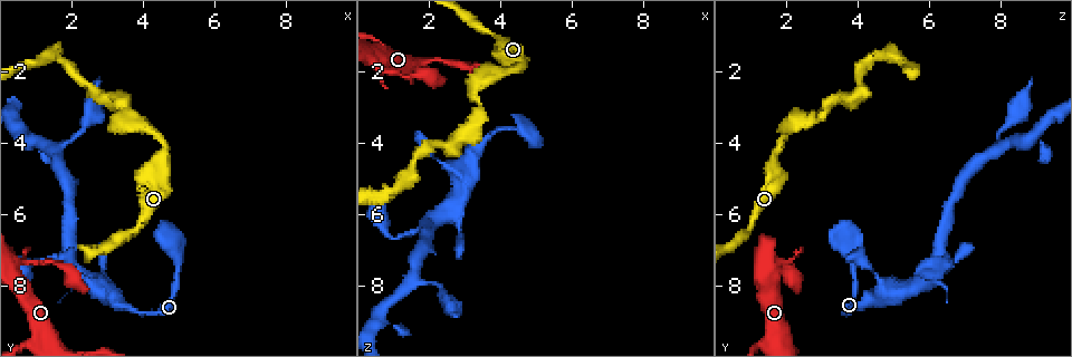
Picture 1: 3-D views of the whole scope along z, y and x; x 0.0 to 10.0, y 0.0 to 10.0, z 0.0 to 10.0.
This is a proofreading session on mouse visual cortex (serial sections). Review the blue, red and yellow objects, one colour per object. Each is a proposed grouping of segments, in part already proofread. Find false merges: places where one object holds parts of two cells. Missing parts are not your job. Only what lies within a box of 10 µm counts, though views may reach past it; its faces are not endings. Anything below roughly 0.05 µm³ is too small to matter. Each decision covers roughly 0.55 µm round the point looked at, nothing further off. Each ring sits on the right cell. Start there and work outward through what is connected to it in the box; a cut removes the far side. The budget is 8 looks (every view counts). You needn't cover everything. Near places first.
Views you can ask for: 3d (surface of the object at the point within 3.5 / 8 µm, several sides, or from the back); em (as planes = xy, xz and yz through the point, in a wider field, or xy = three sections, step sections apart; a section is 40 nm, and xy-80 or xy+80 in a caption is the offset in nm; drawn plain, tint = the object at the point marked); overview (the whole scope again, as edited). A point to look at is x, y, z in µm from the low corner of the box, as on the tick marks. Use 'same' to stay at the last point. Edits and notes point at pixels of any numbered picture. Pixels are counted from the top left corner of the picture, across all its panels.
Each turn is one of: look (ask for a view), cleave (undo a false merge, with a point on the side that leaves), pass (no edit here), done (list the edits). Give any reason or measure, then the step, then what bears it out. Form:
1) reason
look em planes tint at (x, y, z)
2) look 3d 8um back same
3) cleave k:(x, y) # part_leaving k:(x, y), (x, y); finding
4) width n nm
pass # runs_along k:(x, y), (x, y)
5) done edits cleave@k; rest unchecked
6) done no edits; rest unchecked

a fork
look 3d 3.5um at (2.60, 7.95, 5.95)

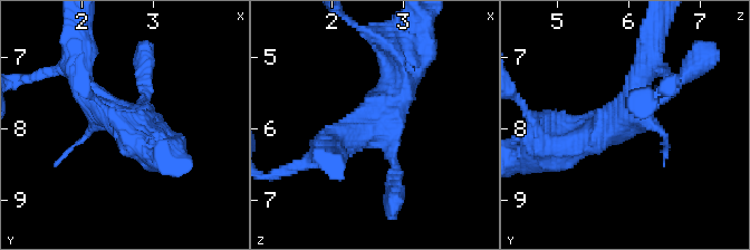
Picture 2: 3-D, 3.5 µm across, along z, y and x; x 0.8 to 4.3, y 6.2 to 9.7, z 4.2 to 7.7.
look em xy step 2 tint at (2.60, 7.90, 5.95)

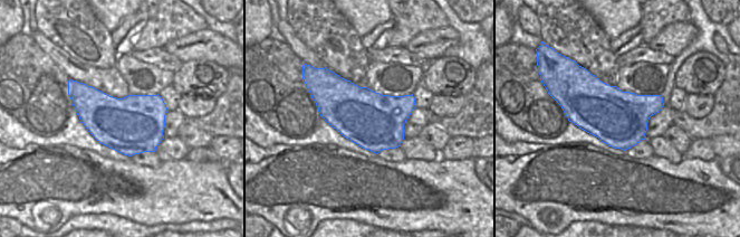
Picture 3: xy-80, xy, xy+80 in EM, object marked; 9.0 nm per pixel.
look em xy step 5 tint same

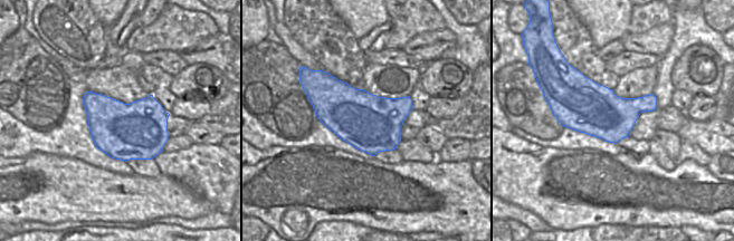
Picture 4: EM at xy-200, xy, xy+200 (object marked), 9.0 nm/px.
width 500 nm
pass # runs_along 2:(564, 148), (624, 121), (646, 69); one cell here

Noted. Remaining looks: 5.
a narrow waist
look 3d 3.5um at (3.70, 6.50, 0.95)

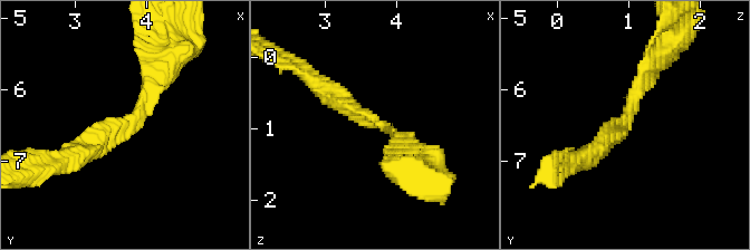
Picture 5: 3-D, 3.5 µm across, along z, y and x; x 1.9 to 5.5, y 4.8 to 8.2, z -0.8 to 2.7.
arm_widths 250, 250 nm; need the tissue
look em xy step 3 tint at (3.70, 6.50, 0.95)

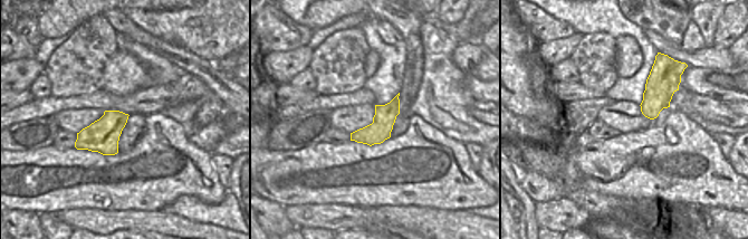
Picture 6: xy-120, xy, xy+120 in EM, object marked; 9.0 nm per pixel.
pass # runs_along 5:(167, 59), (136, 115), (71, 159); one cell here

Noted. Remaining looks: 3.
sudden change in width
look 3d 3.5um at (4.70, 4.25, 1.80)

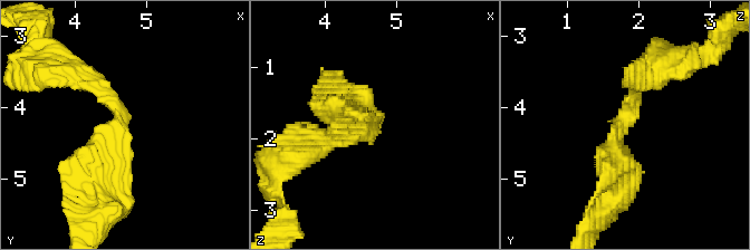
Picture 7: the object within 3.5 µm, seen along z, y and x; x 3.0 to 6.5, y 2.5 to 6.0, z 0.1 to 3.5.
arm_widths 200, 450 nm; need the tissue
look em xy step 5 tint at (4.60, 4.30, 1.75)

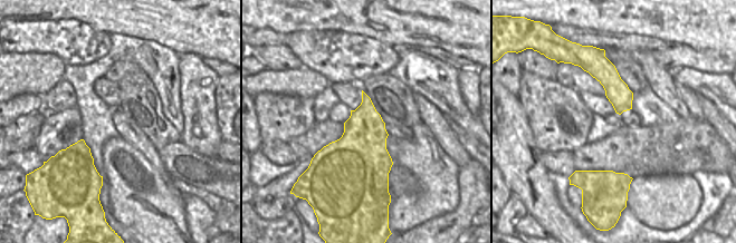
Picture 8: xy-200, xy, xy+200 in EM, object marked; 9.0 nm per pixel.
look em xy step 1 tint same

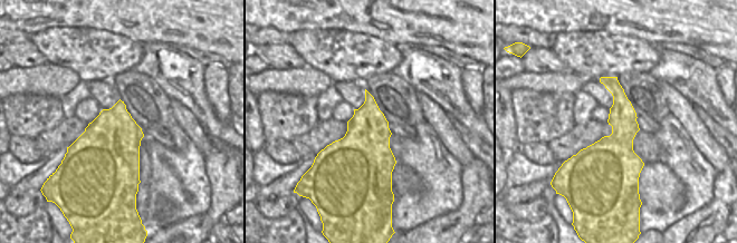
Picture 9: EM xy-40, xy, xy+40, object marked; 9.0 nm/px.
pass # runs_along 7:(103, 196), (119, 111), (75, 76); one cell here

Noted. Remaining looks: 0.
done no edits; rest unchecked

